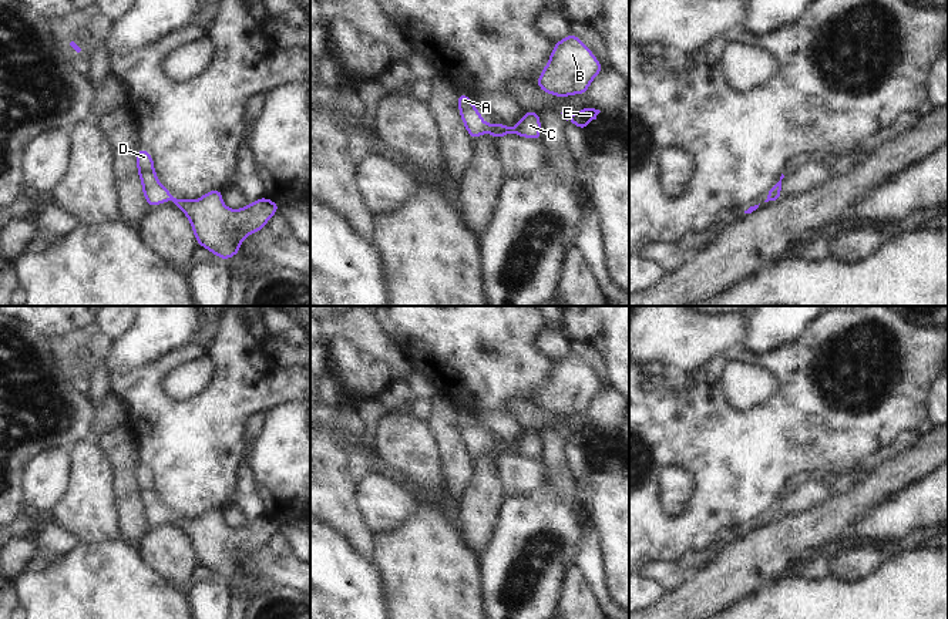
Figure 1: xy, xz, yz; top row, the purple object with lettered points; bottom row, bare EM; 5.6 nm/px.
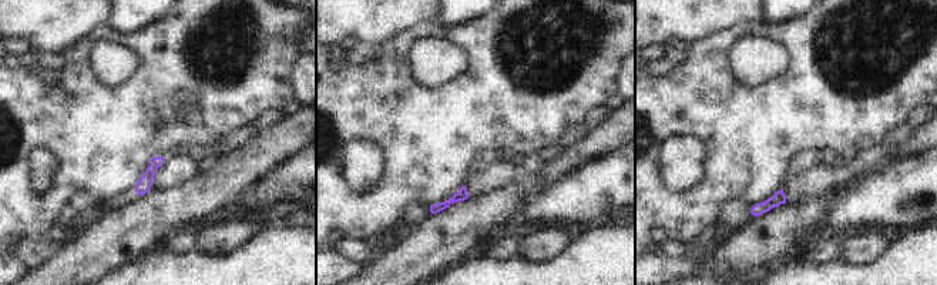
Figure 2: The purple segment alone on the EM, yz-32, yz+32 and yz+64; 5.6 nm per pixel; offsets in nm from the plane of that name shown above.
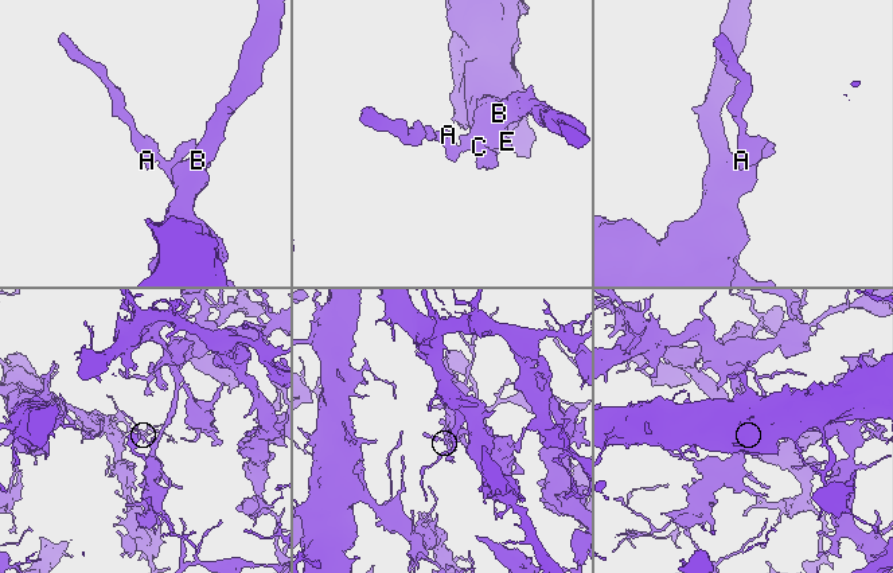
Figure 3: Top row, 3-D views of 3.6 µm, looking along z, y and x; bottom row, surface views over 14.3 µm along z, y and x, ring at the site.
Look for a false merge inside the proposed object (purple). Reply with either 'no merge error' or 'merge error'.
no merge error

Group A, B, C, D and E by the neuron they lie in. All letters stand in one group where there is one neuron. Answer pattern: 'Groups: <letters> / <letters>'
Groups: A B C D E

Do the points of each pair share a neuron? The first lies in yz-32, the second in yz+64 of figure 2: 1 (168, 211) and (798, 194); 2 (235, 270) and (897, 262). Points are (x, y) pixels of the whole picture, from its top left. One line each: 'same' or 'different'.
1: different
2: same

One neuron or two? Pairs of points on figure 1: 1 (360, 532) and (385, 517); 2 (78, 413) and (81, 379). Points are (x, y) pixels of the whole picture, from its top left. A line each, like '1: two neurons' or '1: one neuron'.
1: two neurons
2: two neurons

